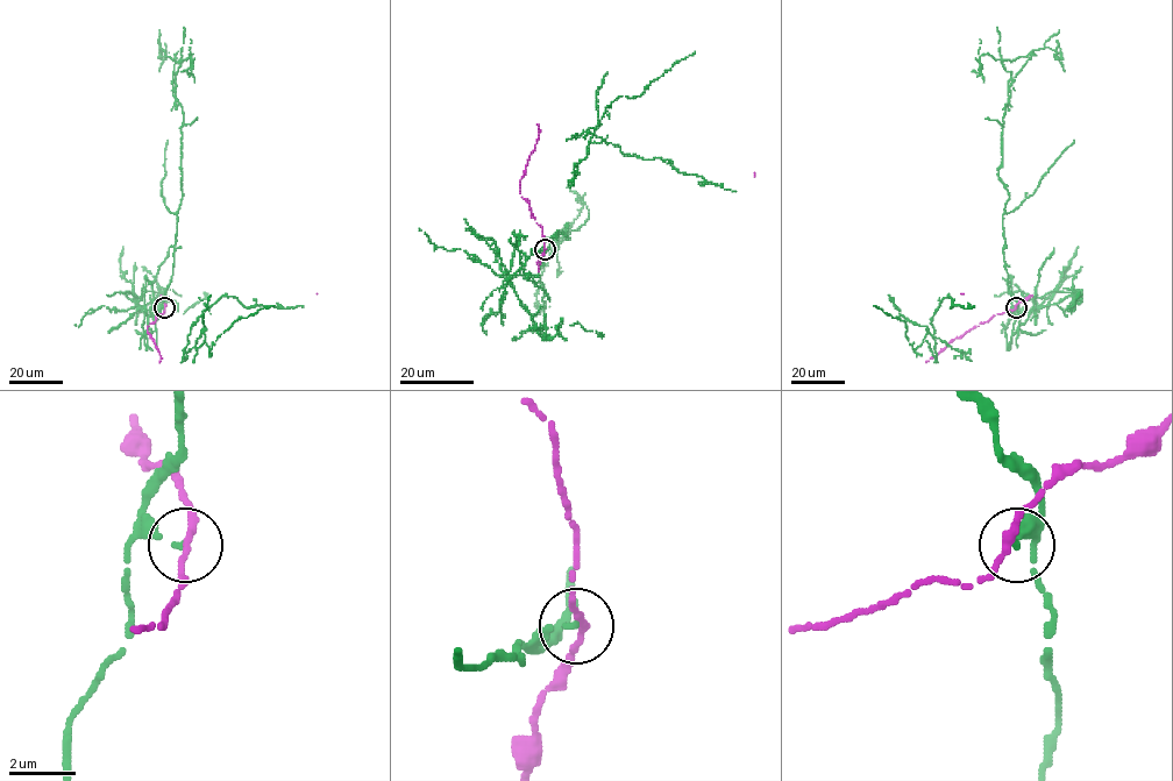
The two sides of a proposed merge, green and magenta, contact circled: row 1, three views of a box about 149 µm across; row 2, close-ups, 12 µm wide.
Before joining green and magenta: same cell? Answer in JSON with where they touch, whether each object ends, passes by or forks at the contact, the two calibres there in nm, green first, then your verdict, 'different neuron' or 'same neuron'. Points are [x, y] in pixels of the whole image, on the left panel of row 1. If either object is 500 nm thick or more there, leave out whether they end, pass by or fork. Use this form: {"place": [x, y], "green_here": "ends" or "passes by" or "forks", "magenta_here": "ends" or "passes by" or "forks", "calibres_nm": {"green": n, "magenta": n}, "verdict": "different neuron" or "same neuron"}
{"place": [164, 307], "green_here": "ends", "magenta_here": "passes by", "calibres_nm": {"green": 160, "magenta": 240}, "verdict": "different neuron"}

